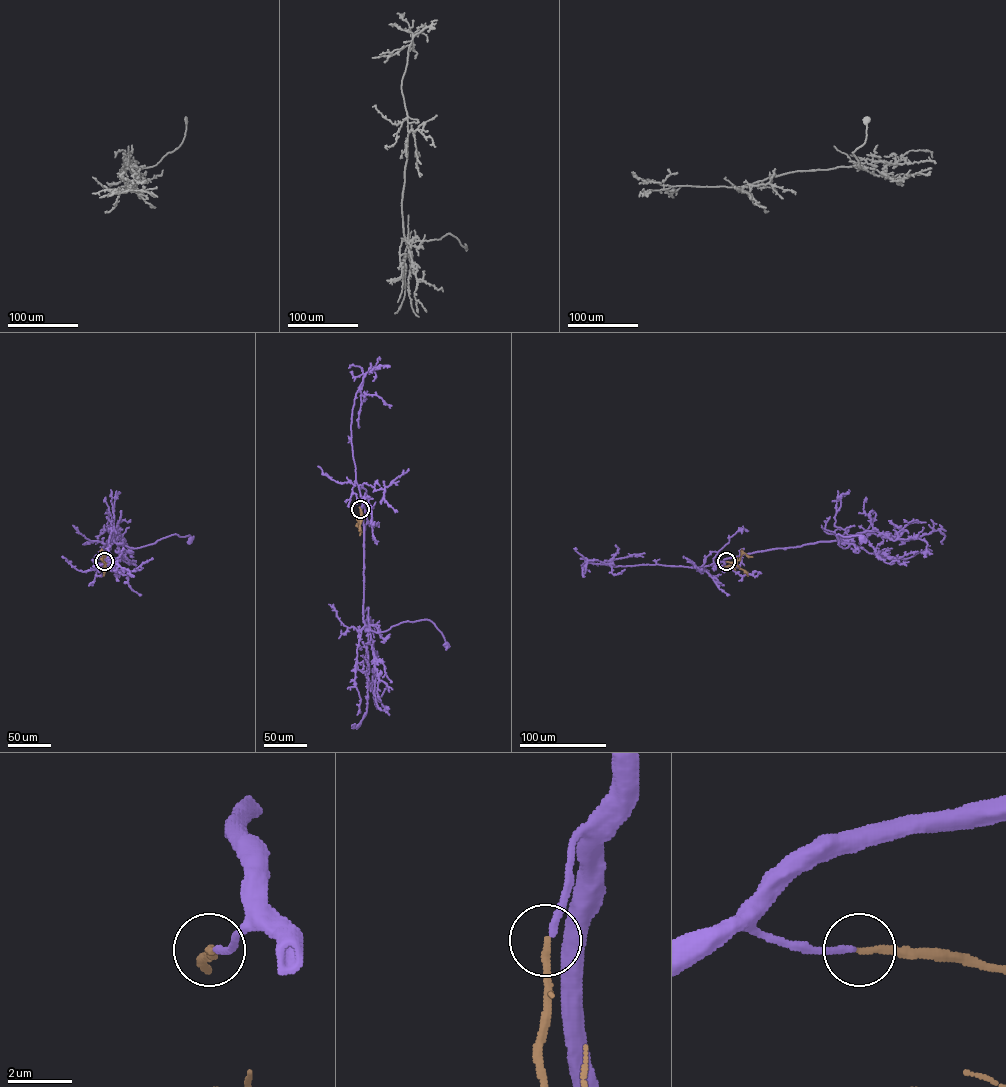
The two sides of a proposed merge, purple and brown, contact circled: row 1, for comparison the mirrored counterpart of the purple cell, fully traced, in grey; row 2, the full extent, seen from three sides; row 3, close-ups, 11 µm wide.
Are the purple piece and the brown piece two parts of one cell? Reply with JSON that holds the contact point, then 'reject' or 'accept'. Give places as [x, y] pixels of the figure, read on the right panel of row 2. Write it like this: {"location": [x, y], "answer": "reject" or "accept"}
{"location": [726, 561], "answer": "accept"}

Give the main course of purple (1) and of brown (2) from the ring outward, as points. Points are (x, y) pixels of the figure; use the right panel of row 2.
1: (726, 562), (757, 552), (845, 538), (847, 547), (838, 544), (837, 534), (861, 538)
2: (726, 562), (736, 562), (741, 551), (752, 557)

